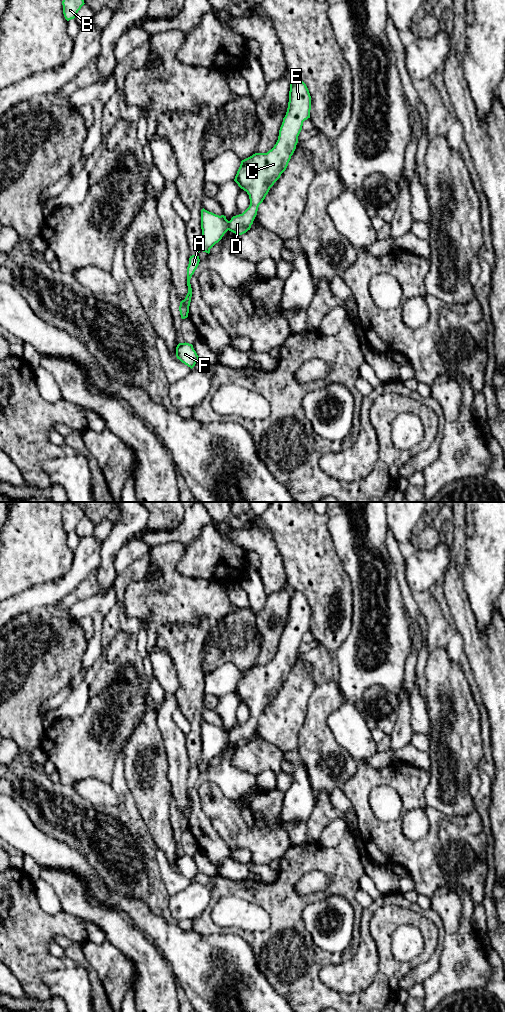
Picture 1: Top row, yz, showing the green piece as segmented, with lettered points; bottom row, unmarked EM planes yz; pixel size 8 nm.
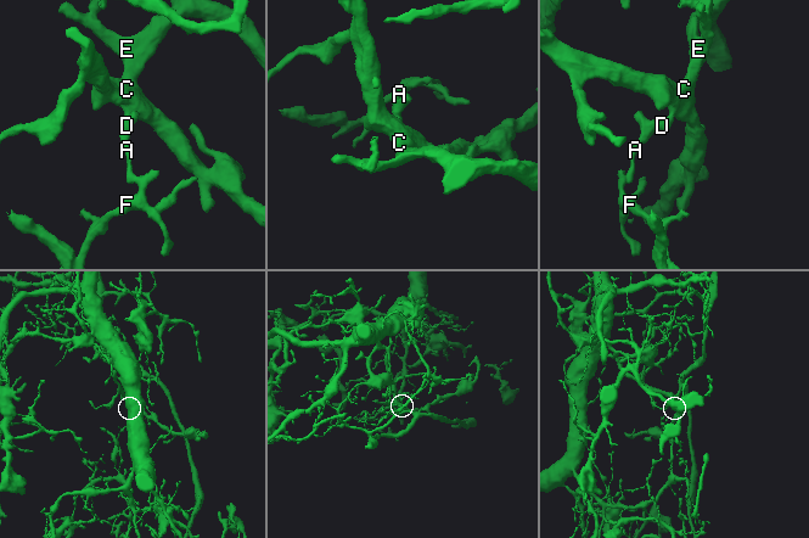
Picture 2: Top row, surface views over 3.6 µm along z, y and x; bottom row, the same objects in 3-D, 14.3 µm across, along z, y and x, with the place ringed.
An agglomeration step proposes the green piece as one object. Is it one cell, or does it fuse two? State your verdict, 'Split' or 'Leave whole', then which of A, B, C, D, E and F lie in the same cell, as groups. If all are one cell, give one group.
Split. Groups: A F / B C D E

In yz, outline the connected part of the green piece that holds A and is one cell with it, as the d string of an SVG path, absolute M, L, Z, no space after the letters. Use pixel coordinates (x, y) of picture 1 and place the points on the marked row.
M204 208L201 210L202 242L201 242L201 247L200 247L199 251L198 251L195 255L190 256L190 258L189 258L189 264L188 264L188 267L187 267L187 286L188 286L188 293L187 293L185 299L180 302L180 306L179 306L179 311L180 311L180 315L181 315L181 318L182 318L182 319L187 318L187 317L188 317L188 313L189 313L189 306L190 306L191 297L192 297L192 288L191 288L191 284L190 284L190 279L191 279L192 275L194 274L195 270L197 269L197 267L198 267L198 265L199 265L199 262L200 262L198 253L199 253L200 251L203 251L203 252L206 252L206 253L209 254L209 253L210 253L210 249L211 249L216 243L218 243L218 242L222 239L222 237L224 236L224 234L229 230L229 229L228 229L228 224L229 224L229 221L226 219L226 216L224 216L224 215L221 215L221 216L216 215L216 214L214 214L214 213L212 213L212 212L209 212L209 211L205 210Z

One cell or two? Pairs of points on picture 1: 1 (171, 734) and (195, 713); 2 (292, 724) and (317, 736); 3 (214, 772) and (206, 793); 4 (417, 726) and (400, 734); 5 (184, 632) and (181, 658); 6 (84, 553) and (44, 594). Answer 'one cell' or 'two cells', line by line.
1: two cells
2: two cells
3: two cells
4: two cells
5: one cell
6: one cell

